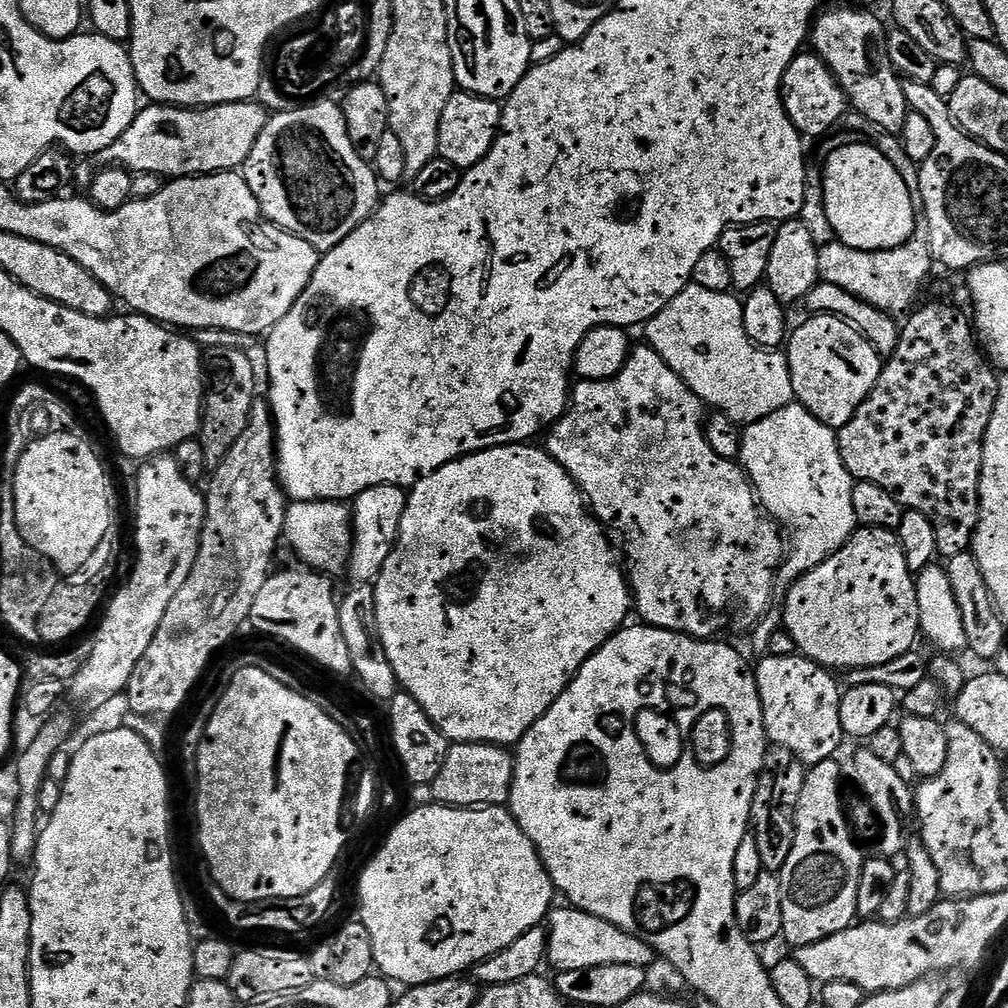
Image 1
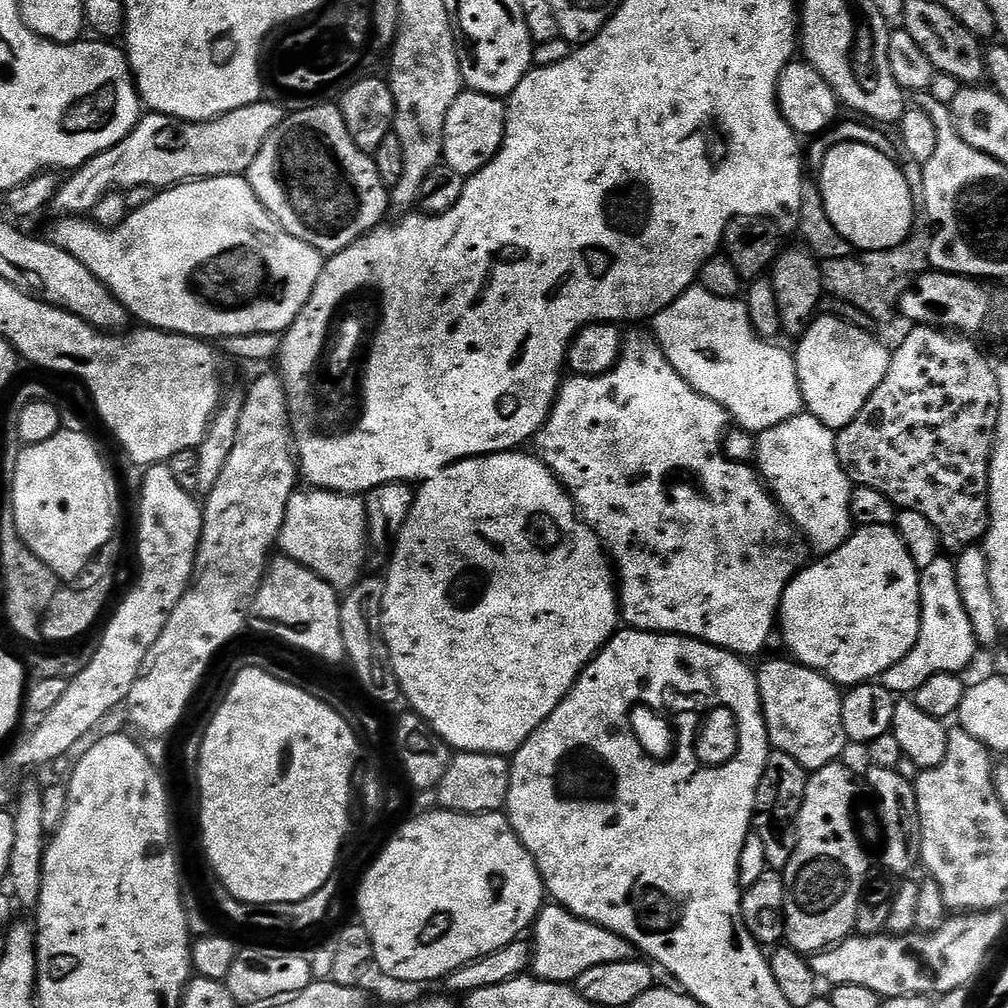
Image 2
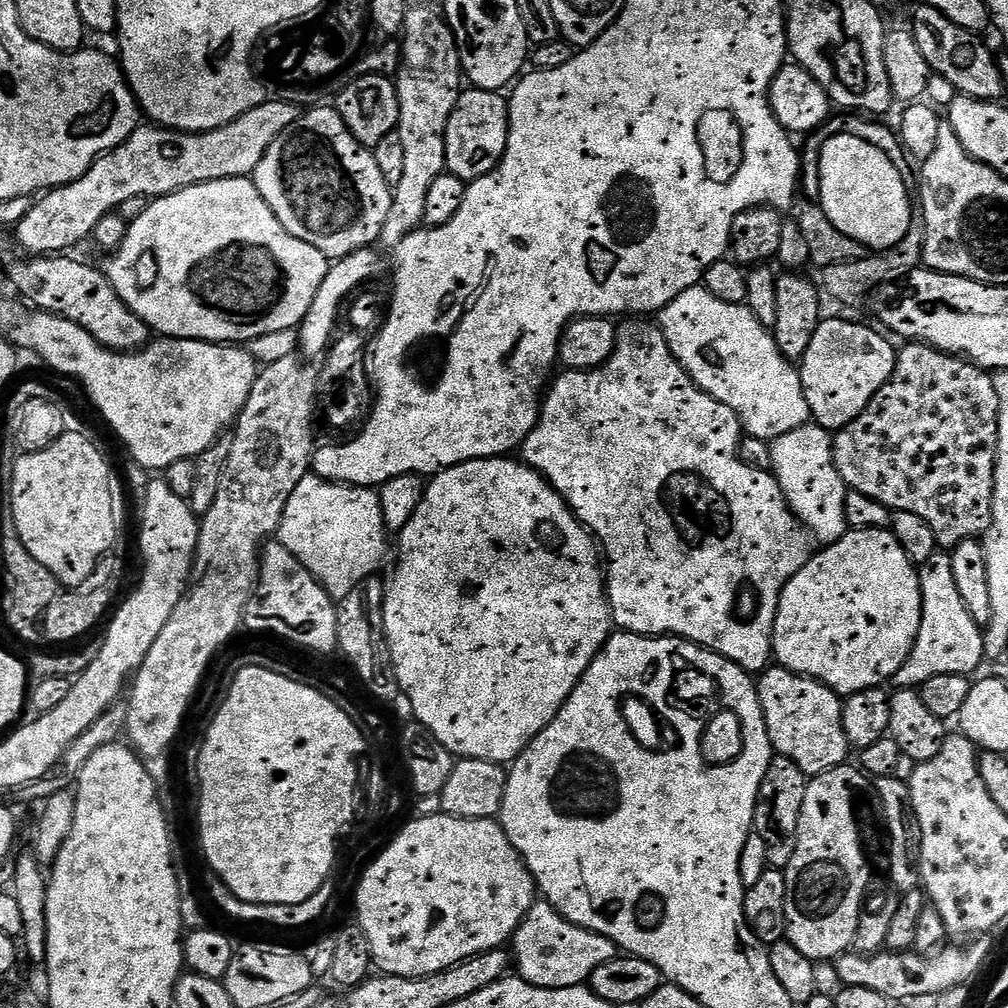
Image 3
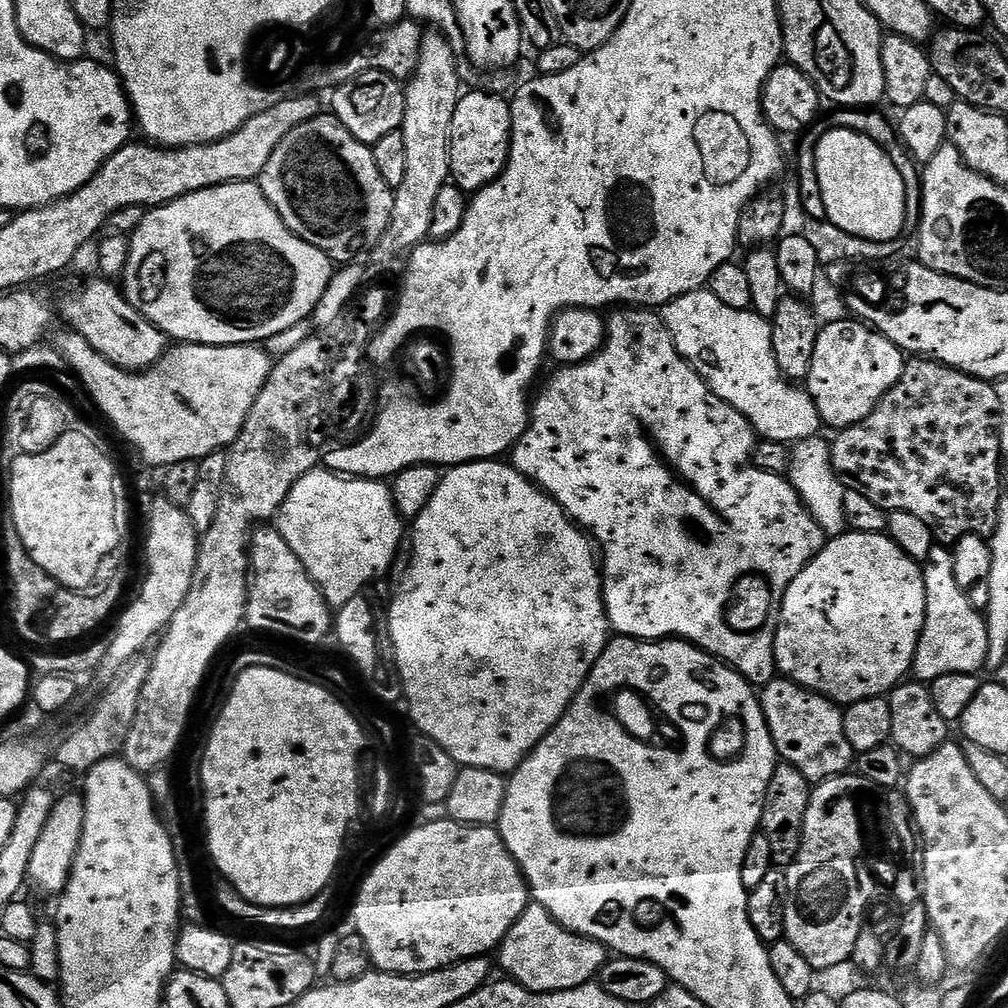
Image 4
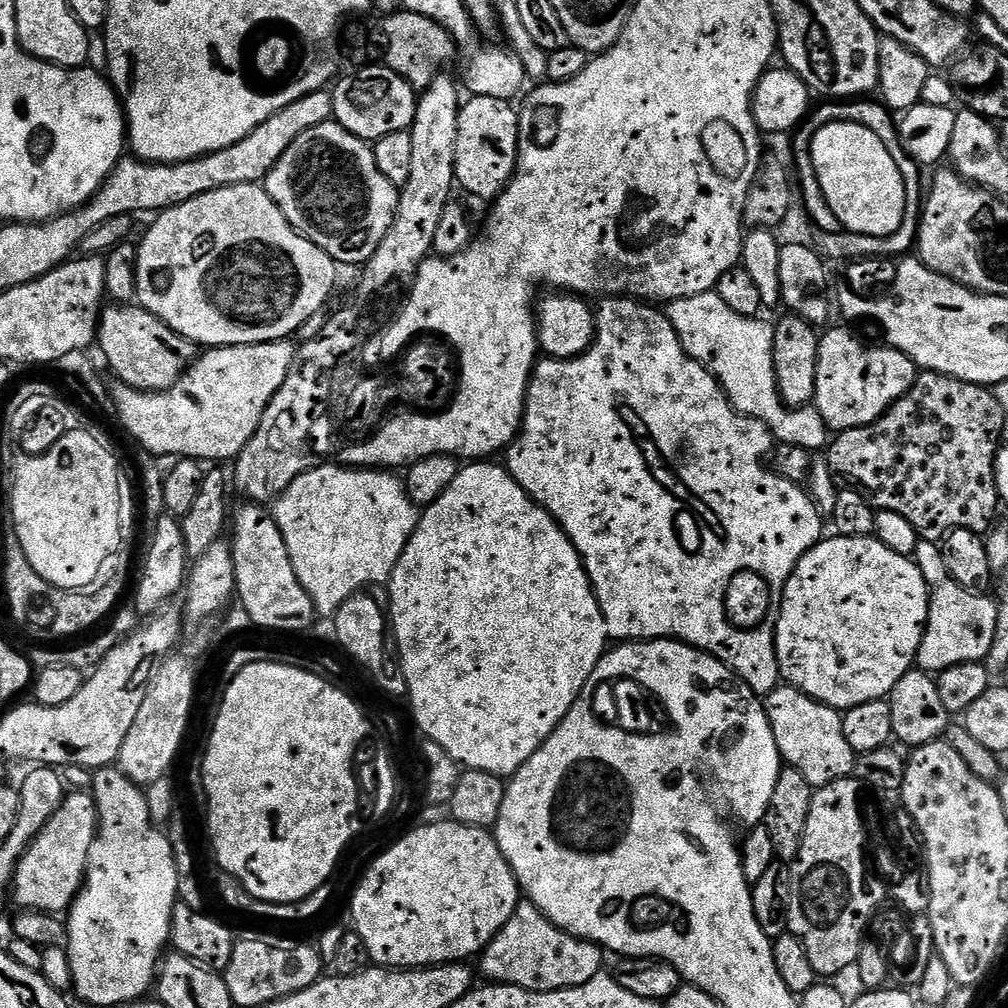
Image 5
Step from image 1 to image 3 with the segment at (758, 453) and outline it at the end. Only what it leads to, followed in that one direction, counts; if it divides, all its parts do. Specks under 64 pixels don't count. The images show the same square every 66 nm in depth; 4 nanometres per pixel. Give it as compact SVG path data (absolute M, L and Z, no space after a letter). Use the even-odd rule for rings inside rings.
M809 422L798 430L790 430L790 434L782 434L771 441L770 445L771 471L797 520L815 539L817 536L821 540L821 545L827 546L835 540L841 540L844 533L849 531L846 518L846 498L849 489L845 488L844 480L834 466L832 436L829 429Z

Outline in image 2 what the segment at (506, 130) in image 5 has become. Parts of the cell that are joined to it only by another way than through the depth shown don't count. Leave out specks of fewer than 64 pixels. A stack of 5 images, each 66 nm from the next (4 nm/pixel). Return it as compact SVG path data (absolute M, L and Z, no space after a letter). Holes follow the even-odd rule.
M471 90L460 91L458 98L454 98L454 106L450 106L450 114L446 114L443 163L465 178L475 176L482 166L490 163L504 141L505 107L505 101L495 96Z

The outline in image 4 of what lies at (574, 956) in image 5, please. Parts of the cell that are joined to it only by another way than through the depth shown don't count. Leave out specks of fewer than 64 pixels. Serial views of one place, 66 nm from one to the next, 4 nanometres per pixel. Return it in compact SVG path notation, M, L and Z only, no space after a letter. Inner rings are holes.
M529 902L526 910L522 910L522 914L514 922L514 926L510 926L503 942L500 943L498 955L500 955L499 971L501 968L504 971L501 973L507 979L516 981L517 984L531 992L561 992L562 990L574 990L583 984L591 984L599 977L600 969L610 959L609 949L604 945L597 940L591 940L589 936L580 936L577 932L564 928L544 907L535 902Z

